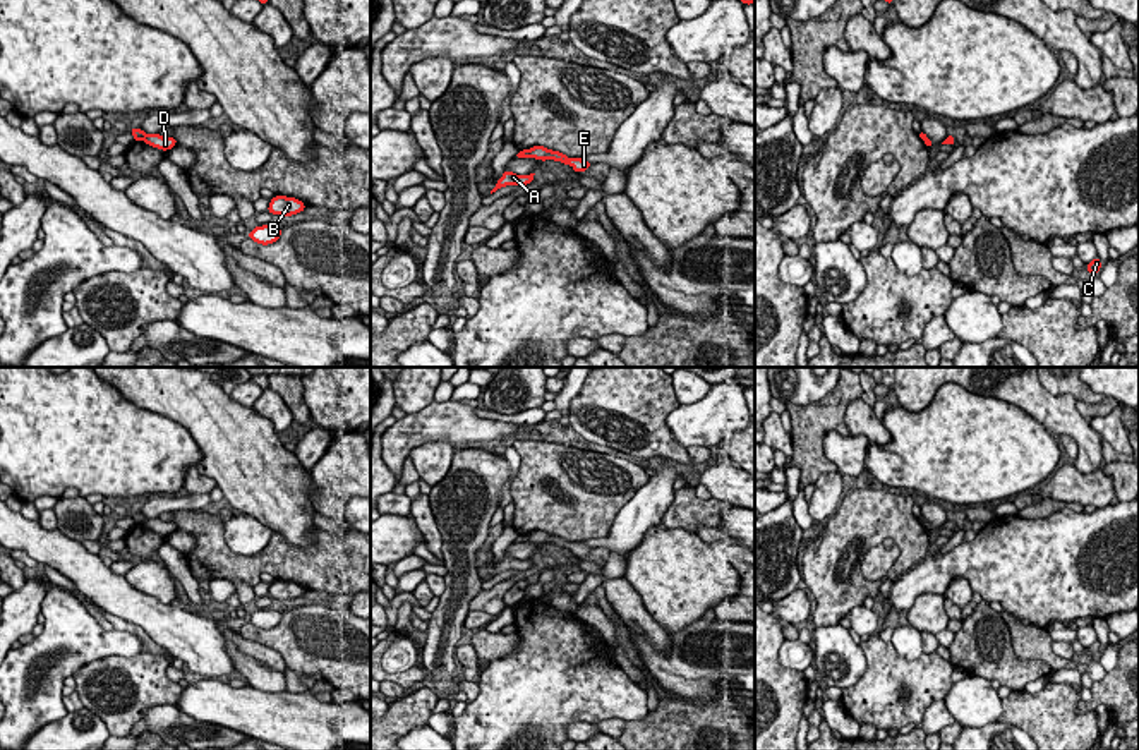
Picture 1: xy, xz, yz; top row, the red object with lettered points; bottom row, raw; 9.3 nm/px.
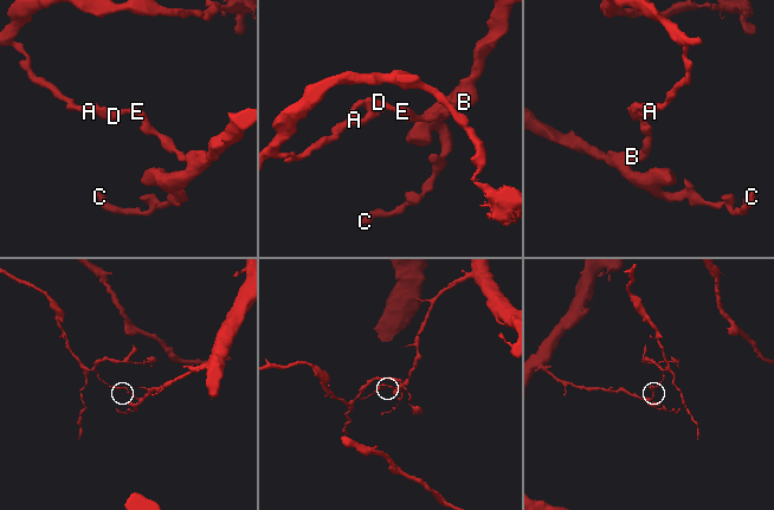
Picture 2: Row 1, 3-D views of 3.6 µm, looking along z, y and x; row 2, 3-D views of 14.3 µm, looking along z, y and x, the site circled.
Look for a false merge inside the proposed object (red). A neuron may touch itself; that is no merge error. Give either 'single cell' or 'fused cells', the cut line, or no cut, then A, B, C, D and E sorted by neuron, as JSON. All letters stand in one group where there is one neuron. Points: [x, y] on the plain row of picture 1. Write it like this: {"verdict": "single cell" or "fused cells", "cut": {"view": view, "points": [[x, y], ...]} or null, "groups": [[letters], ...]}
{"verdict": "fused cells", "cut": {"view": "xz", "points": [[527, 534], [529, 539]]}, "groups": [["A"], ["B", "C", "D", "E"]]}

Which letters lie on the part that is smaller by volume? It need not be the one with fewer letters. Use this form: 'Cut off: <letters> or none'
Cut off: A

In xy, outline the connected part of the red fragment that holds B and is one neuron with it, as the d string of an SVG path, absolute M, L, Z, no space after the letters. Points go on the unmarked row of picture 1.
M274 580L269 585L268 596L271 599L292 601L292 599L302 597L305 594L305 590L307 589L304 589L302 585L298 585L295 582Z

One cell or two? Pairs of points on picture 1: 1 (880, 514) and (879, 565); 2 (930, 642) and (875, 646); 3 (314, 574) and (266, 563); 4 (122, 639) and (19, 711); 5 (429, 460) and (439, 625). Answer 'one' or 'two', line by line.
1: two
2: two
3: one
4: one
5: two

